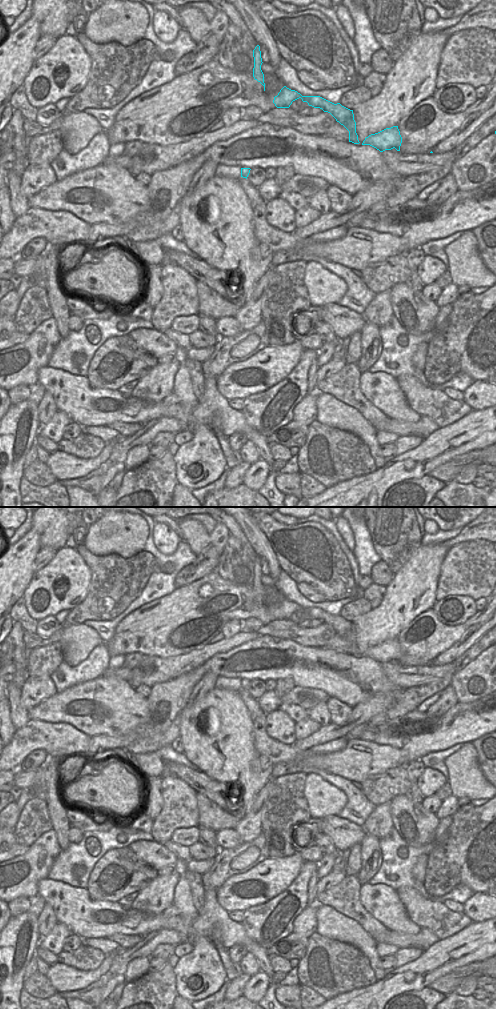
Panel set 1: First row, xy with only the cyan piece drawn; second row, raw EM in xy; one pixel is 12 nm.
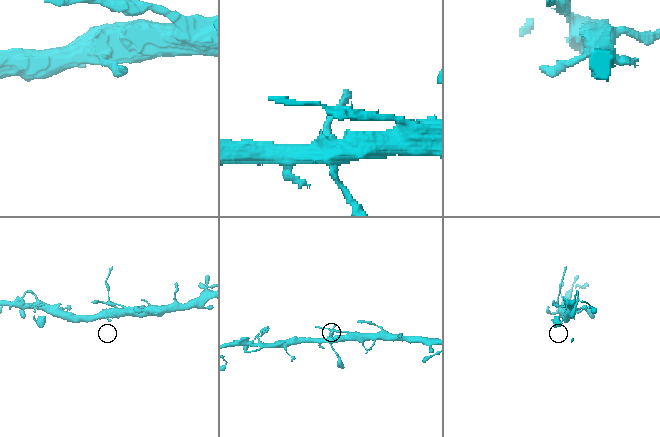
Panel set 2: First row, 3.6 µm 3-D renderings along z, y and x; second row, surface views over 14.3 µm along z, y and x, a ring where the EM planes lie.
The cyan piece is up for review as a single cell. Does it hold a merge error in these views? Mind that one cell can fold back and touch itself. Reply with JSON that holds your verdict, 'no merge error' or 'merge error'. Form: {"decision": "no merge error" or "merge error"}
{"decision": "merge error"}

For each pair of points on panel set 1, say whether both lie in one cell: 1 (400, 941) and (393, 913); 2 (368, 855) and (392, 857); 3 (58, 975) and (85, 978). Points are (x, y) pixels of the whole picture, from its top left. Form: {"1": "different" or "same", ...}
{"1": "different", "2": "different", "3": "same"}

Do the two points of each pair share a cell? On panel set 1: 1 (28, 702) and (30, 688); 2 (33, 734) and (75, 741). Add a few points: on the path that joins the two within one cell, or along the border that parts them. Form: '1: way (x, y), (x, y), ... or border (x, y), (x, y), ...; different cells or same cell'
1: way (28, 699), (27, 696), (30, 691); same cell
2: way (43, 735), (56, 740), (65, 740); same cell

